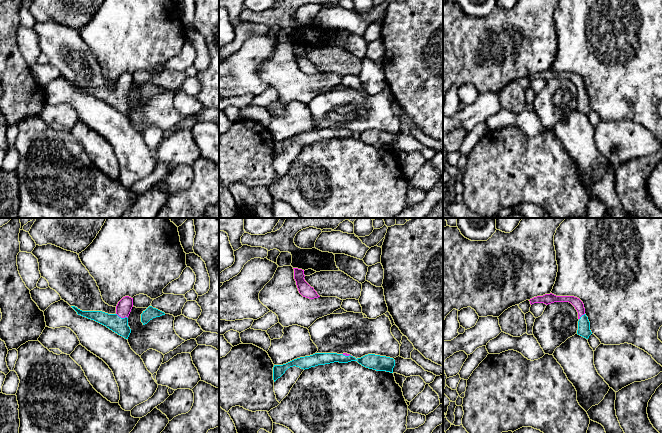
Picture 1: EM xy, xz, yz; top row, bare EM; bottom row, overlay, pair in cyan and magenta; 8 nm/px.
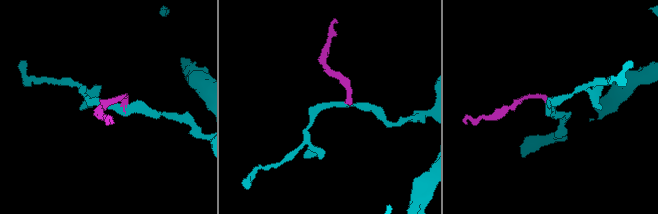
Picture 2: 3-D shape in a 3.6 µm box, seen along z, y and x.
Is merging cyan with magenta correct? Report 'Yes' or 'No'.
Yes

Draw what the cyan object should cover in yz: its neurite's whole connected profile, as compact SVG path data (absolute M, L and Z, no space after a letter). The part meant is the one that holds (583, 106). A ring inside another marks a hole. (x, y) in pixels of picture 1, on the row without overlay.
M552 69L545 70L543 72L537 72L529 76L530 80L544 79L546 81L554 78L569 78L571 79L578 88L578 106L577 110L588 115L592 110L590 106L590 98L585 90L585 84L583 78L574 72L556 72Z

